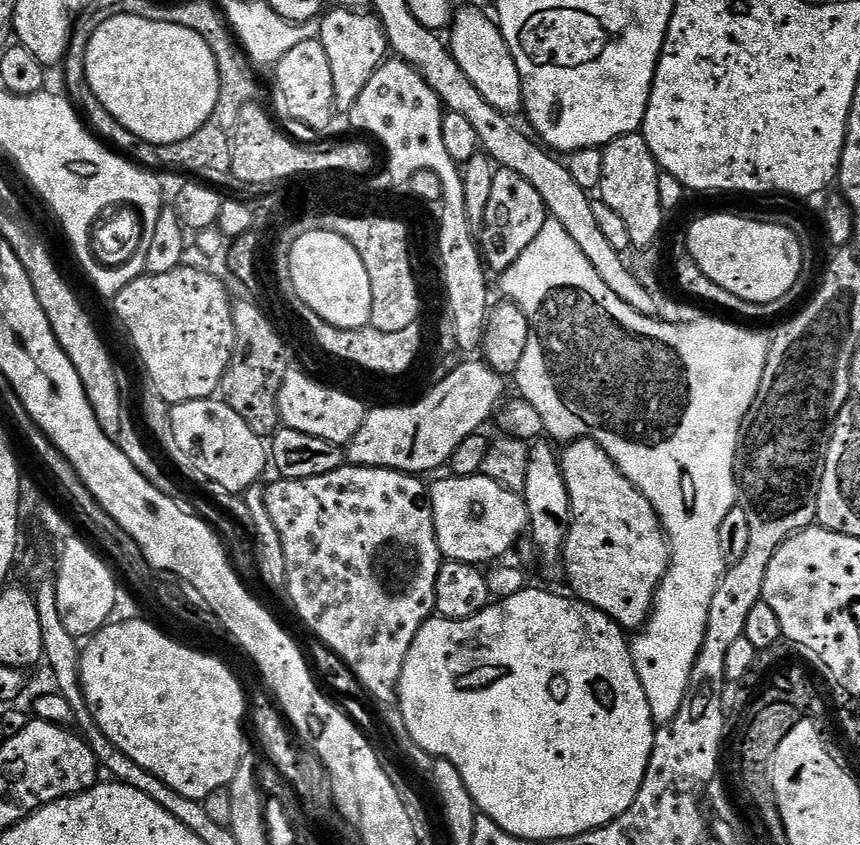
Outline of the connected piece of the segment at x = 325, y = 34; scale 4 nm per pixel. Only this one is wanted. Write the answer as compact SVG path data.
M333 7L323 13L319 24L318 39L326 50L330 61L330 71L334 77L335 111L347 114L354 106L354 102L358 102L362 90L366 90L366 82L370 82L370 78L374 78L381 64L389 59L388 39L380 19L368 10L355 12Z

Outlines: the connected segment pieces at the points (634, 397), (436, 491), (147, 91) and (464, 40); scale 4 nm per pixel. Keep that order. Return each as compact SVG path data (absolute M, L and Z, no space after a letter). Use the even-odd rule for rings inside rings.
M551 218L542 226L538 238L534 238L534 242L530 242L530 246L526 246L526 250L522 250L522 258L518 258L518 262L514 262L514 266L507 268L499 280L500 288L505 292L504 296L520 307L522 313L529 320L529 344L526 346L521 364L514 373L514 380L520 387L519 395L526 403L532 404L538 410L538 414L542 416L544 431L553 441L592 440L598 446L602 446L602 450L606 450L606 454L614 462L614 466L618 466L620 473L648 499L650 506L654 506L660 524L664 528L664 534L670 541L668 573L662 578L656 596L652 600L652 614L644 623L643 629L637 631L630 640L634 670L638 670L642 690L646 690L646 698L650 702L650 714L653 721L657 725L668 724L678 714L684 701L684 695L688 692L690 674L694 670L694 662L702 650L702 642L706 635L710 602L726 571L722 550L718 547L718 530L721 528L726 514L730 514L730 510L737 507L738 504L736 466L740 451L740 427L748 413L749 404L754 402L754 398L758 394L758 386L762 382L762 370L766 370L769 337L767 335L764 337L760 332L751 332L748 329L751 327L741 326L739 323L729 322L727 319L724 321L694 318L689 324L671 324L662 322L655 316L640 314L638 310L634 310L634 306L628 306L626 302L622 302L622 298L618 298L618 294L614 294L614 290L610 290L610 286L606 286L606 282L602 282L602 278L598 278L598 270L594 270L594 266L590 266L590 258L586 258L586 254L582 254L582 250L578 250L574 238L570 238L570 234L566 234L566 230L562 230L559 222Z
M483 474L445 476L445 480L436 480L428 488L441 557L477 566L488 566L507 557L504 555L530 528L523 495L498 486L498 482Z
M146 14L109 16L94 30L86 50L86 78L93 94L137 141L153 146L190 138L214 114L220 93L218 66L206 38L186 26L154 22Z
M463 8L453 15L450 25L452 57L458 66L462 66L466 78L474 82L478 94L490 102L490 106L505 114L519 113L524 107L524 81L518 74L518 66L510 54L510 46L506 46L499 23L491 15L488 17L476 8Z

